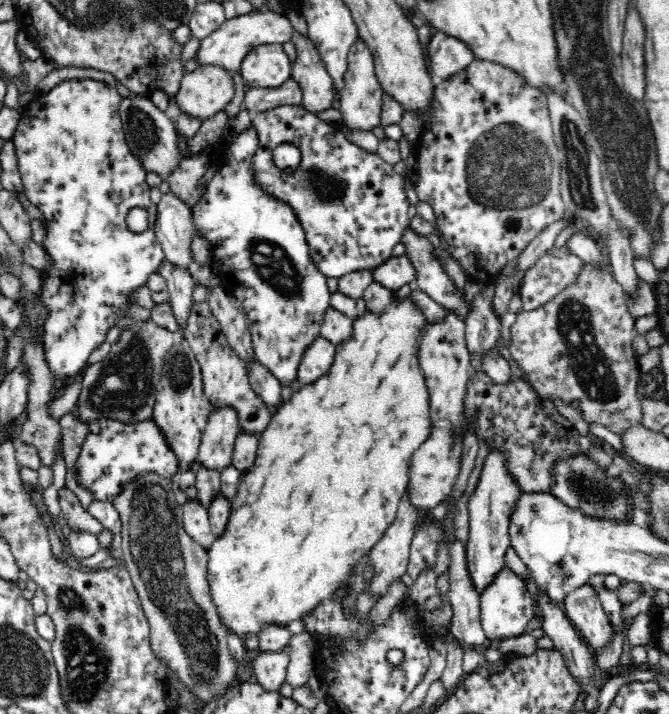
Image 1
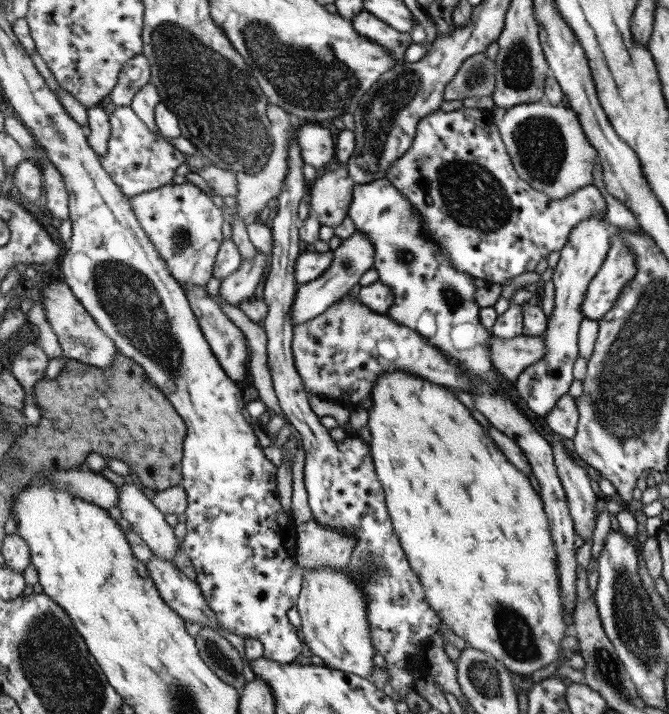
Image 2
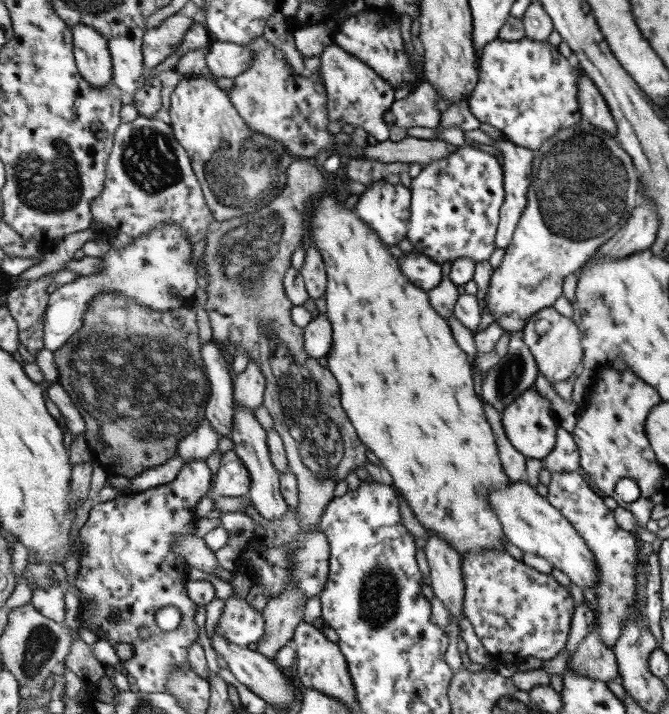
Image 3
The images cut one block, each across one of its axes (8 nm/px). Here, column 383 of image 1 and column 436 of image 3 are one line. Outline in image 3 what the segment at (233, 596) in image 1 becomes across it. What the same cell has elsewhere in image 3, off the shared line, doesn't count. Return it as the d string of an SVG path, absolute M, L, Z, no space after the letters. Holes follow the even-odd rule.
M329 186L326 192L314 201L310 220L311 232L309 234L312 235L312 245L322 251L321 253L325 257L325 263L327 263L328 268L328 290L325 297L327 315L331 323L333 323L334 342L333 348L331 348L331 352L327 356L327 366L340 381L342 406L355 425L362 442L369 448L370 454L380 464L384 473L394 481L401 496L414 512L416 519L427 531L431 530L437 536L443 536L451 546L455 546L455 549L462 557L467 552L473 552L473 550L505 551L507 550L508 536L503 530L503 523L501 523L499 515L491 507L489 494L493 490L501 488L501 486L511 486L514 482L507 476L507 472L503 470L505 466L503 466L501 456L499 456L495 430L489 424L483 401L481 401L481 397L475 390L472 362L469 362L469 356L459 348L459 344L457 344L457 340L455 340L455 336L451 332L449 322L442 318L430 304L429 291L419 288L417 284L413 284L413 281L405 276L405 272L401 272L401 264L389 252L387 244L368 226L369 224L365 224L365 221L361 220L356 214L356 208L347 210L341 202L341 198L337 198L335 188Z

